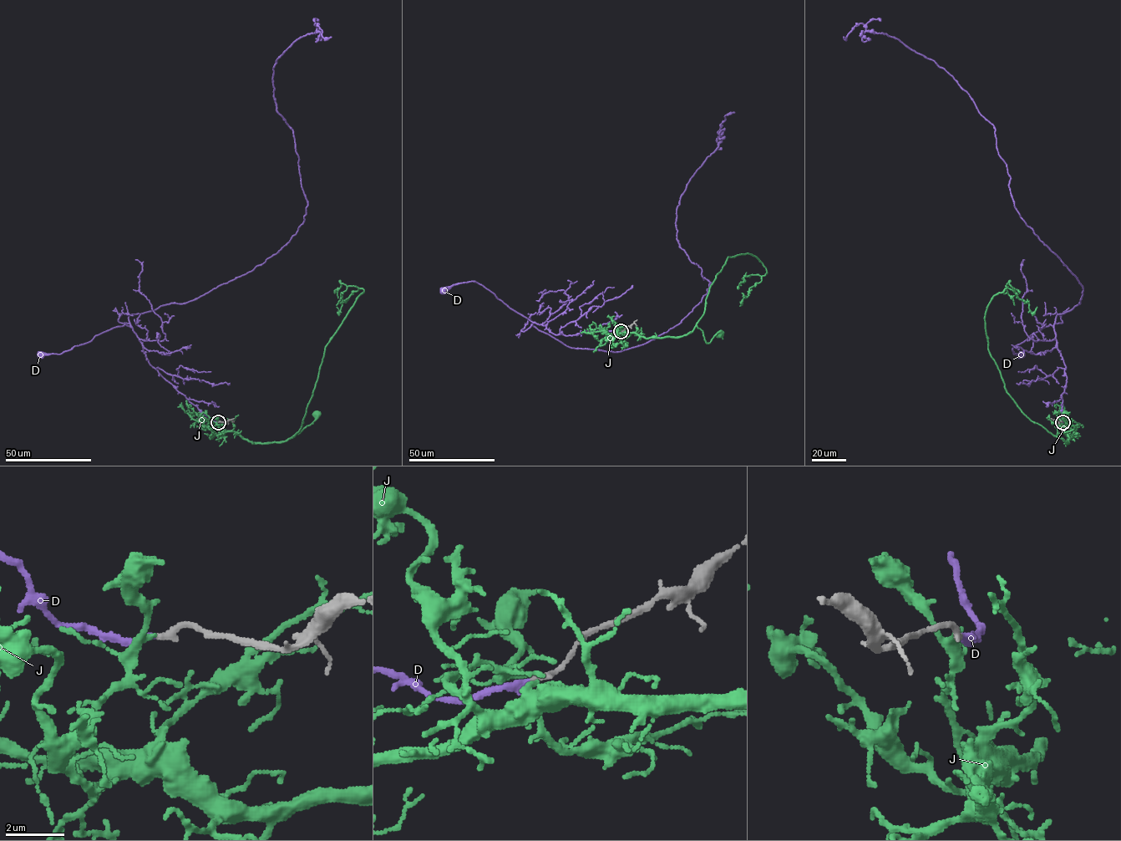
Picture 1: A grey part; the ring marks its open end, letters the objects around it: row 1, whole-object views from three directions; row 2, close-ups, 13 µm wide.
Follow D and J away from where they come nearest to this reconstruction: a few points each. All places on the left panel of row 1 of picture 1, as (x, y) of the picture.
D: (218, 422), (205, 415), (149, 364), (142, 343), (129, 326), (114, 327), (59, 354), (41, 354)
J: (218, 421), (214, 430), (234, 431), (256, 443), (271, 443), (293, 437), (315, 420), (316, 413)

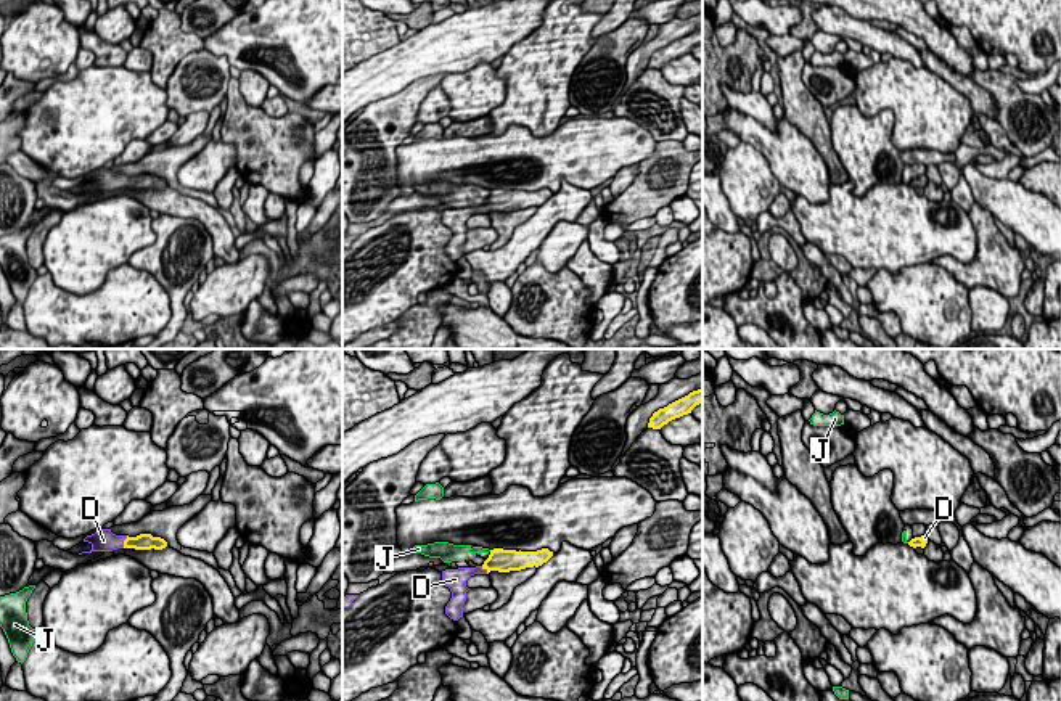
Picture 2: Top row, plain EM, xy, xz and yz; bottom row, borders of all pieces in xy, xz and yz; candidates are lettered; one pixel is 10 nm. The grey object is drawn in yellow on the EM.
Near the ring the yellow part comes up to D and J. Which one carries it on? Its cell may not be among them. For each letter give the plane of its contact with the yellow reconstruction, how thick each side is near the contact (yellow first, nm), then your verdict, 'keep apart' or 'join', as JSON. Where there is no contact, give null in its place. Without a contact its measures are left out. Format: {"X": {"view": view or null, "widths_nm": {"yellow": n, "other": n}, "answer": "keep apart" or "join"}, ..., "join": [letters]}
{"D": {"view": "xy", "widths_nm": {"yellow": 160, "other": 220}, "answer": "join"}, "J": {"view": null, "answer": "keep apart"}, "join": ["D"]}

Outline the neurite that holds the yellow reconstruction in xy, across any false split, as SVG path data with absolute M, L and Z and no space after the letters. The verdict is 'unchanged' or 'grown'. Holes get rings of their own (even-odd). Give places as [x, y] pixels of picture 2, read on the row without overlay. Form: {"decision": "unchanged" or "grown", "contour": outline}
{"decision": "grown", "contour": "M100 169L98 172L87 175L84 182L88 182L92 185L90 191L82 191L82 193L92 193L92 191L113 191L117 188L135 188L135 190L162 190L167 187L167 182L161 177L153 177L151 174L140 174L137 177L129 177L129 175L116 175L111 172L111 169Z"}

